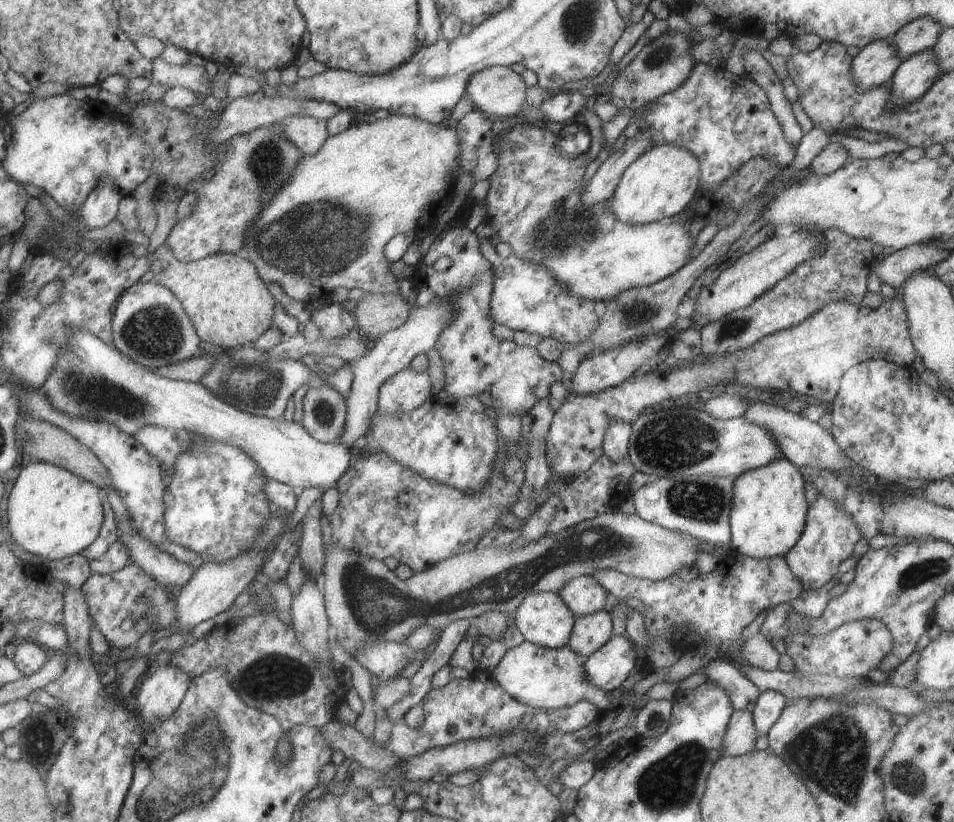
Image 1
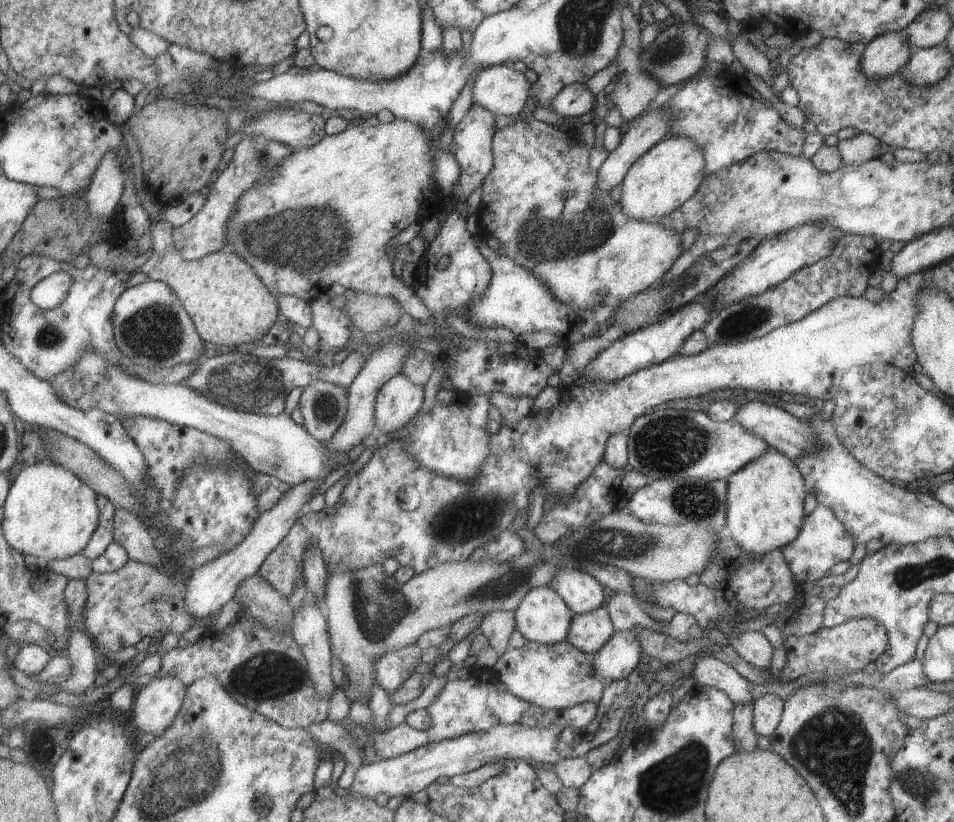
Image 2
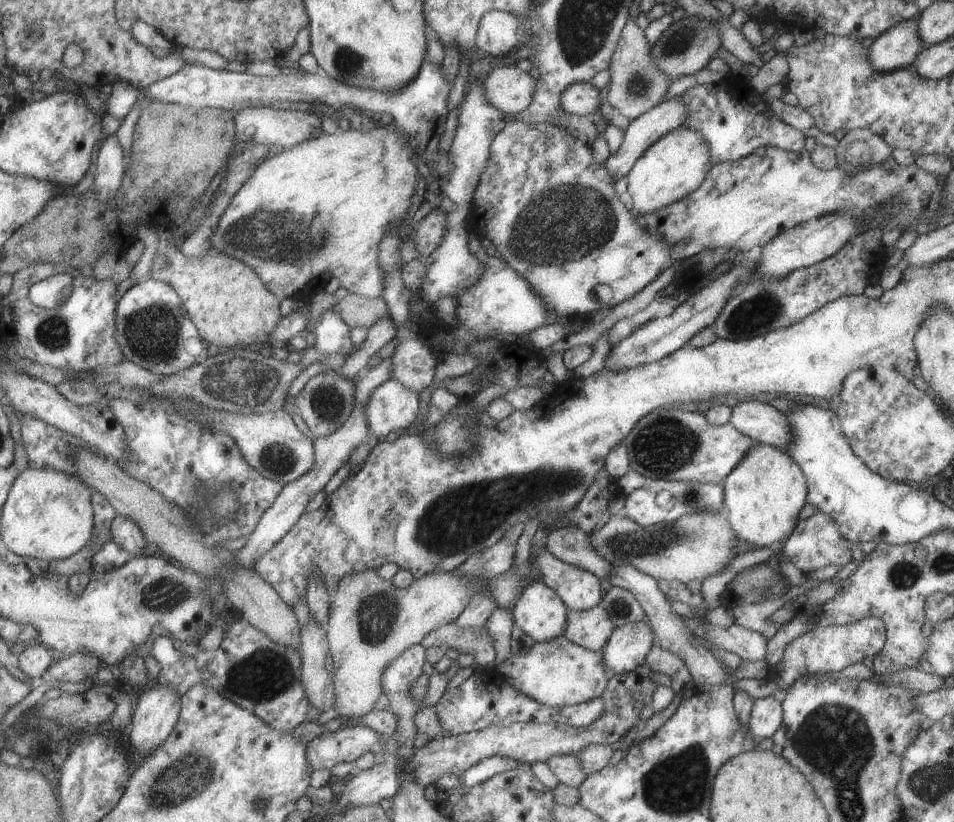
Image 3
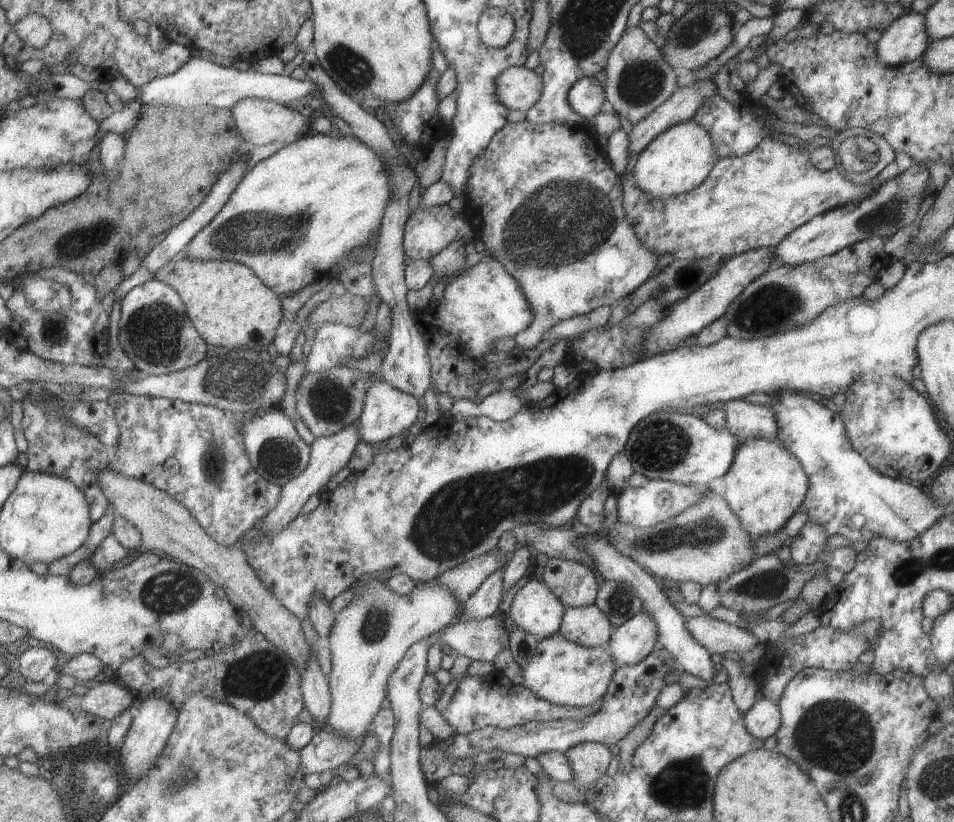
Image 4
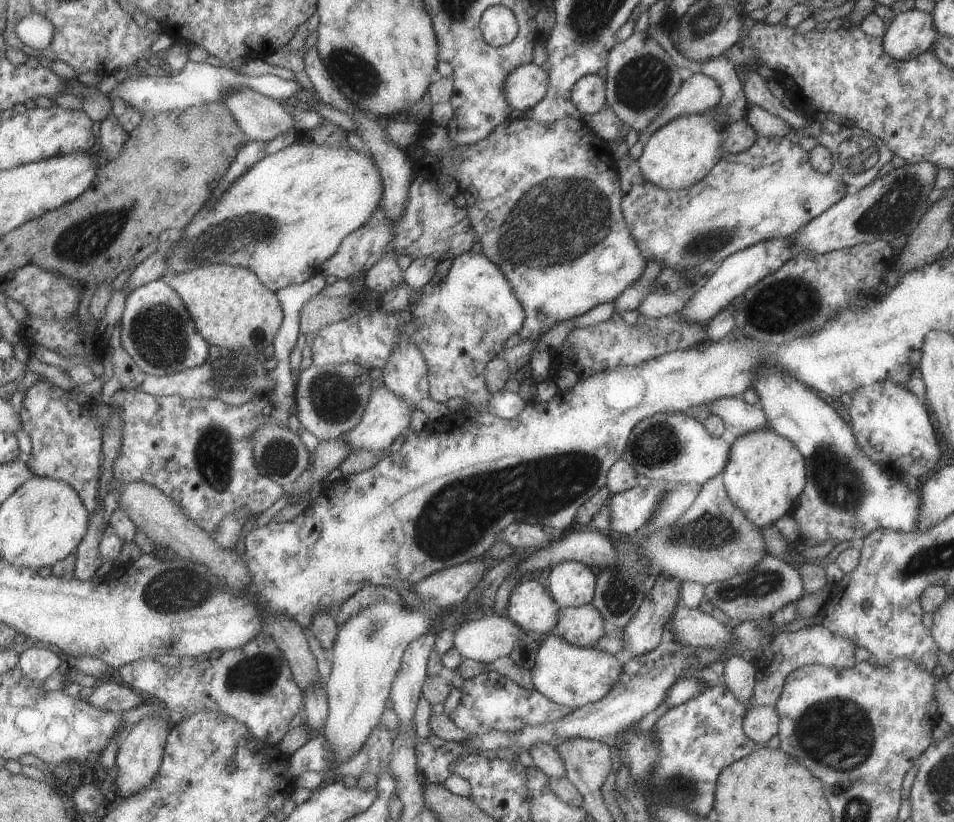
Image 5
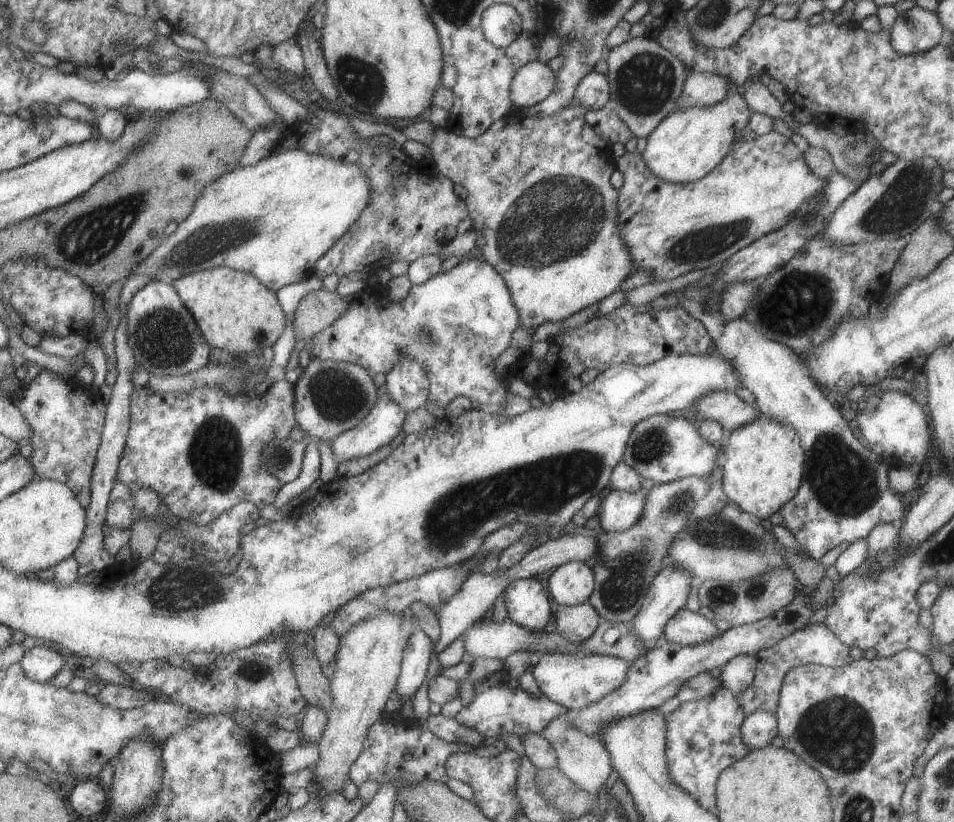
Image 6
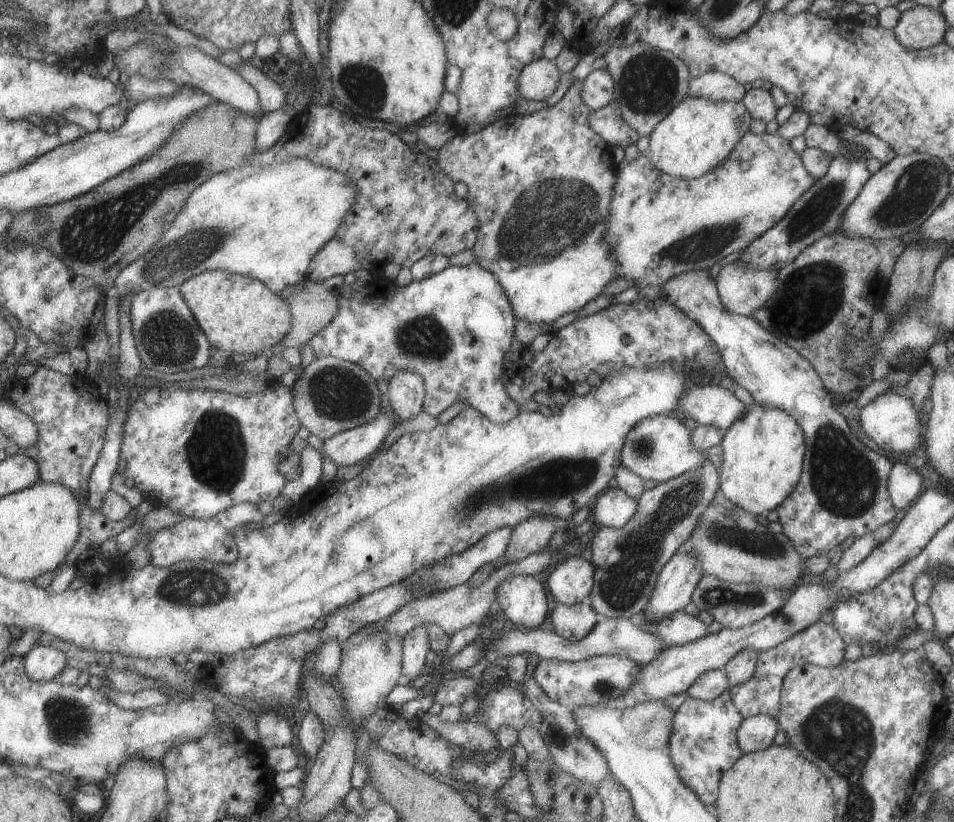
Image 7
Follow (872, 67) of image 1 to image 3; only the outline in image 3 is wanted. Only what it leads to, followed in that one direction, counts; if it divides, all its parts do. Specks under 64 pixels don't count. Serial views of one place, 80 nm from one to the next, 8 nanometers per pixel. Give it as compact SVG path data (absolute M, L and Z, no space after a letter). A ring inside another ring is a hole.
M908 18L895 23L876 37L867 49L868 57L875 70L892 72L892 70L911 65L924 45L922 38L918 35L916 18Z

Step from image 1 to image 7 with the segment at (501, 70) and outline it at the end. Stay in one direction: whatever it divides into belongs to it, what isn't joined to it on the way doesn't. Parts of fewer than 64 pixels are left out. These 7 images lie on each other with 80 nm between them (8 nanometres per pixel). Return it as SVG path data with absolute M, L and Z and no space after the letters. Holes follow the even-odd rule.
M541 57L527 63L518 76L519 98L542 102L553 94L560 75L561 72L551 59Z

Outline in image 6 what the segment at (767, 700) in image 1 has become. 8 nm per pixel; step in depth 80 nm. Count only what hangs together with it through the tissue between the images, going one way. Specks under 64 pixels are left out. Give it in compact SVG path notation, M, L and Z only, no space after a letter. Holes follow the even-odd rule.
M767 711L749 713L740 724L741 740L749 750L766 747L777 735L776 716Z

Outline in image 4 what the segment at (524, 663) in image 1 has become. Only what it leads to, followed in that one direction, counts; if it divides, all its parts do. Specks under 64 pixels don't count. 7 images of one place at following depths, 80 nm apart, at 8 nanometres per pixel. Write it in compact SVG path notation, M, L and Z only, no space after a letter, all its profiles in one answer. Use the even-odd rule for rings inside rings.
M549 635L536 641L532 657L521 669L521 685L556 705L589 707L605 694L617 667L612 656L601 647L582 647L561 635Z

